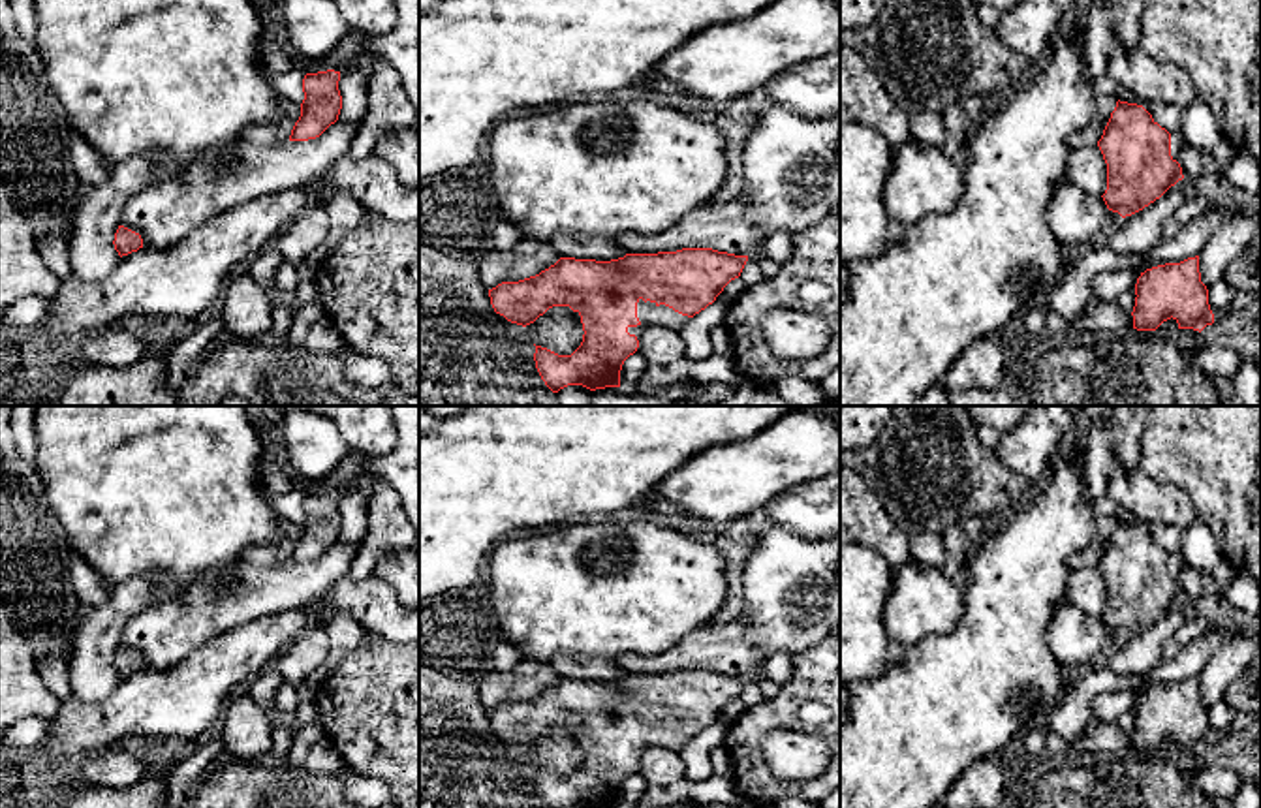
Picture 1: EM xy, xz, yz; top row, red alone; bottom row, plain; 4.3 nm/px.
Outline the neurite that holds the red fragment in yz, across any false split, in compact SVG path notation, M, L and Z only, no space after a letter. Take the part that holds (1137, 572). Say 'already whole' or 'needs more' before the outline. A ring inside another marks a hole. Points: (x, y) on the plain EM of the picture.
already whole | M1118 521L1098 567L1107 584L1107 611L1101 618L1122 639L1143 631L1184 599L1180 584L1171 577L1171 554L1143 526Z

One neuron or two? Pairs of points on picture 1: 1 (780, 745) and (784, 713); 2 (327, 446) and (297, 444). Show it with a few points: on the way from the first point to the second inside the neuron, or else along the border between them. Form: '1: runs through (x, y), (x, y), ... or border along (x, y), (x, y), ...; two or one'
1: border along (820, 735), (775, 728), (763, 741), (769, 769); two
2: runs through (320, 446), (305, 444); one

